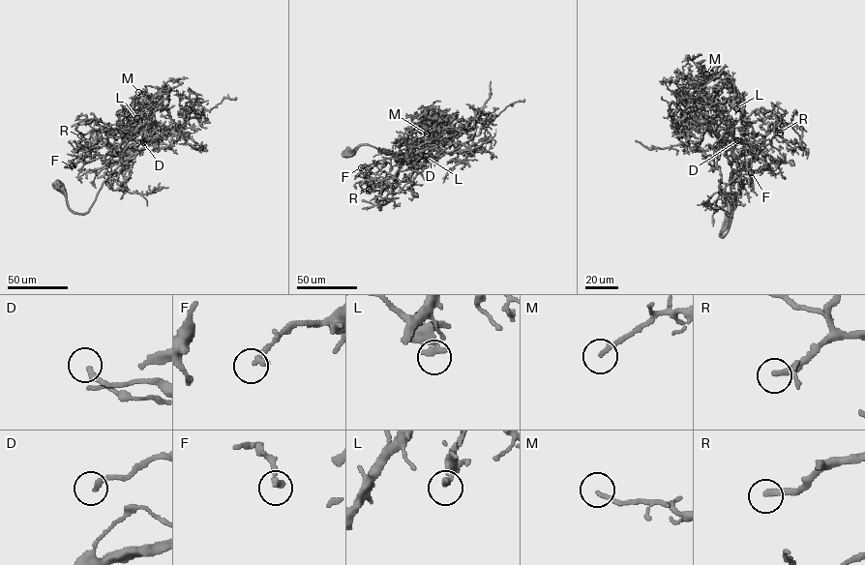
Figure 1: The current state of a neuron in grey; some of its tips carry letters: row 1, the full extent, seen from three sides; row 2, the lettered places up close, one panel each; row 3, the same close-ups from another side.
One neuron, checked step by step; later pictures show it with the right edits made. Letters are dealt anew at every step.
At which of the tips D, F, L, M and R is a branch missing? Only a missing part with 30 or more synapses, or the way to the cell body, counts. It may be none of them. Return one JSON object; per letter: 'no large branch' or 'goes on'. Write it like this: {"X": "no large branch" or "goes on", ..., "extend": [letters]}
{"D": "goes on", "F": "no large branch", "L": "no large branch", "M": "no large branch", "R": "goes on", "extend": ["D", "R"]}

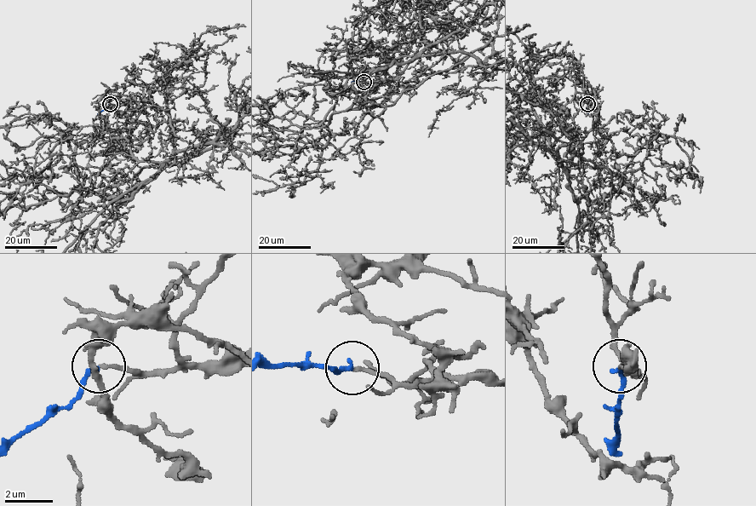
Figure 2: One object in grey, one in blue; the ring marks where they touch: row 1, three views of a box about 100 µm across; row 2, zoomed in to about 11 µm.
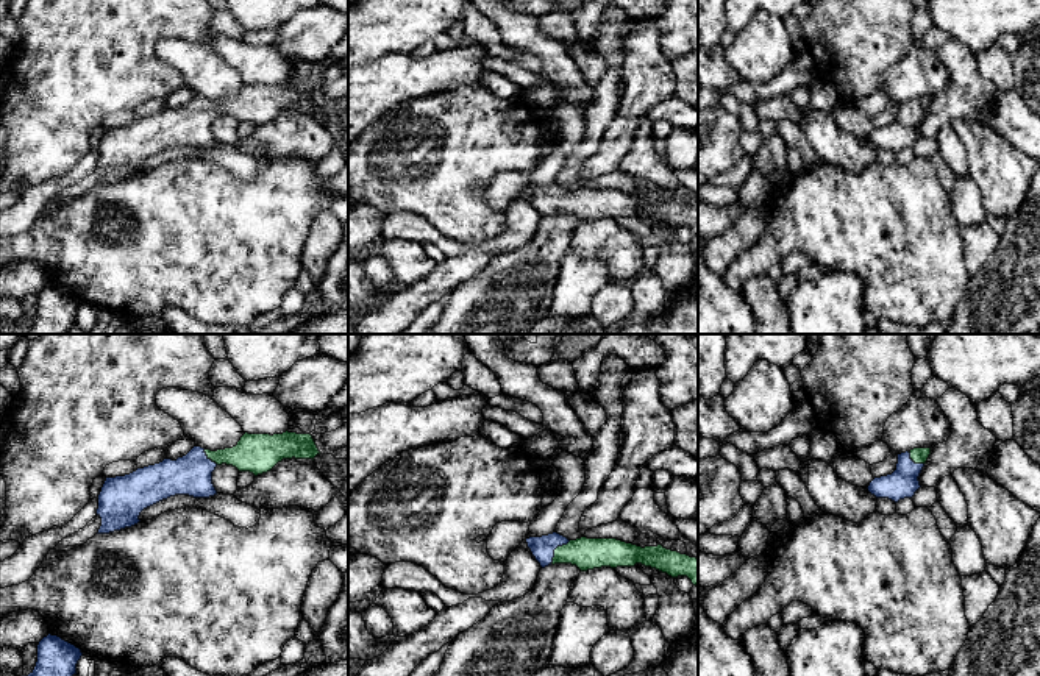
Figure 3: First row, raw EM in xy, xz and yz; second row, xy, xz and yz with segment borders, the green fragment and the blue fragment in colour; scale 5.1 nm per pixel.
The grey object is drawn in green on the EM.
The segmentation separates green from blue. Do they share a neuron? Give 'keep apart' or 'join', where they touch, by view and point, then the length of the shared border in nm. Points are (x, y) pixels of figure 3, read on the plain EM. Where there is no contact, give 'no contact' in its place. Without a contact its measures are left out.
join; contact xz (556, 199); length 160 nm

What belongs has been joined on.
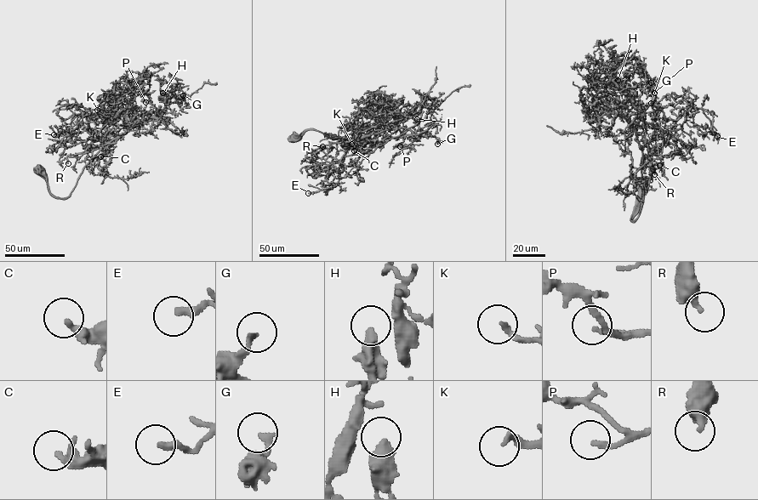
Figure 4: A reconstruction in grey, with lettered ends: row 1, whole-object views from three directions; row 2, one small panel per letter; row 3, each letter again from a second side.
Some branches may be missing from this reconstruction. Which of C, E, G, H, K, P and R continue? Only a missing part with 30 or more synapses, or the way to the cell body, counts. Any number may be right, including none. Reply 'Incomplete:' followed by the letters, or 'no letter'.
Incomplete: H, K, P

